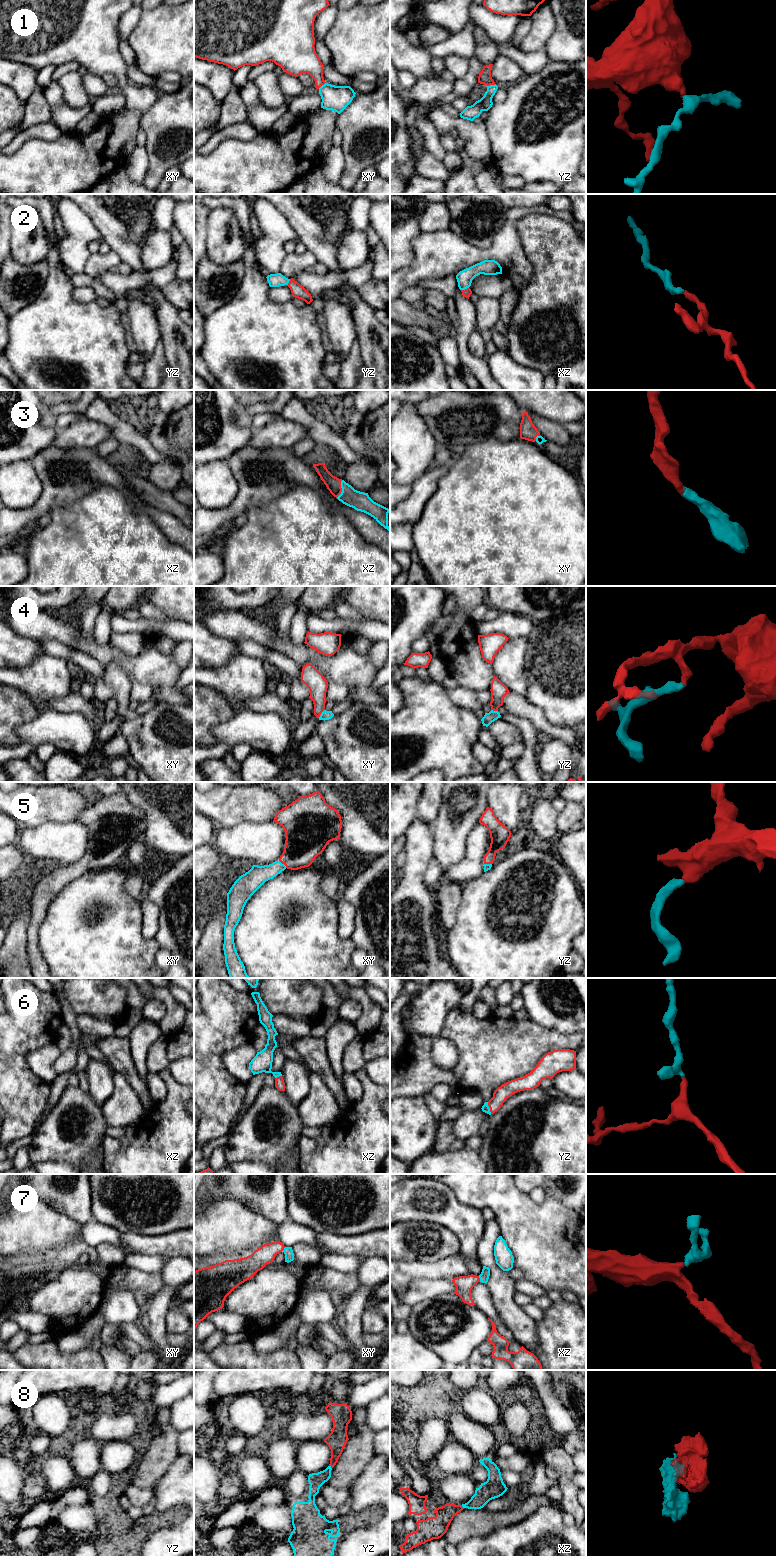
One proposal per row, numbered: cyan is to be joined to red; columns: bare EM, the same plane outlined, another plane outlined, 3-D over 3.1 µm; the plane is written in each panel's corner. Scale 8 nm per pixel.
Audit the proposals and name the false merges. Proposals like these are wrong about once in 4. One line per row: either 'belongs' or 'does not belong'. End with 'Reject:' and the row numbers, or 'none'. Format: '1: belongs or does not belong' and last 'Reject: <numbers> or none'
1: belongs
2: belongs
3: belongs
4: belongs
5: belongs
6: belongs
7: belongs
8: belongs
Reject: none

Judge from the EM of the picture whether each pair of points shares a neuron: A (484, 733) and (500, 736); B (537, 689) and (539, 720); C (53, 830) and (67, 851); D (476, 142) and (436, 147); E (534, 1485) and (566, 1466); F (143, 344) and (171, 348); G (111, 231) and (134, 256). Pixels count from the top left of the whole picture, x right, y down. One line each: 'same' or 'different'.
A: different
B: different
C: same
D: different
E: different
F: different
G: same

